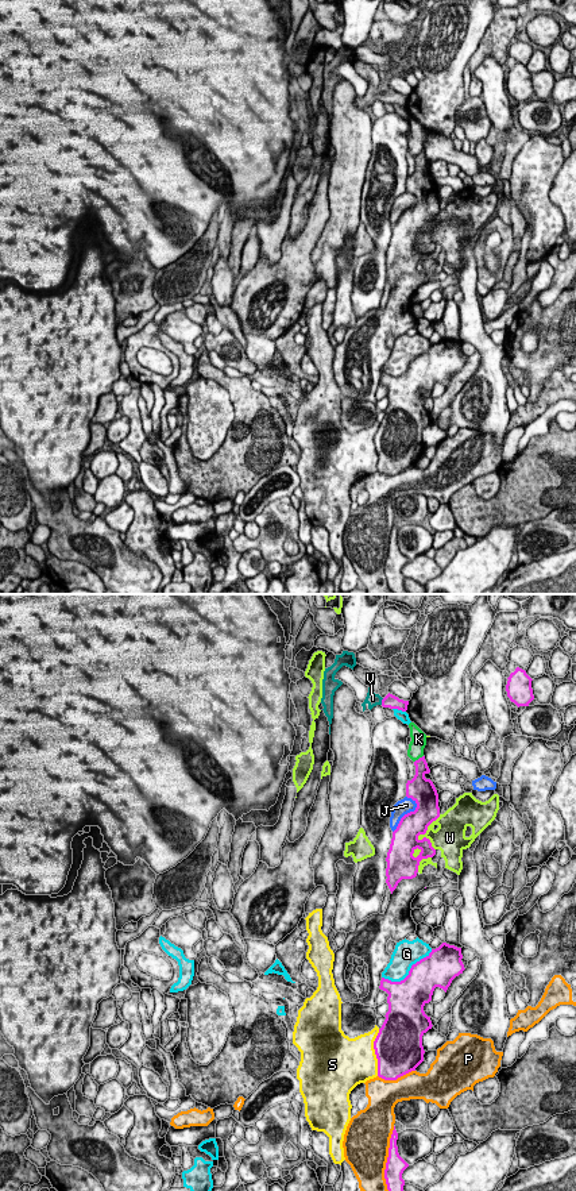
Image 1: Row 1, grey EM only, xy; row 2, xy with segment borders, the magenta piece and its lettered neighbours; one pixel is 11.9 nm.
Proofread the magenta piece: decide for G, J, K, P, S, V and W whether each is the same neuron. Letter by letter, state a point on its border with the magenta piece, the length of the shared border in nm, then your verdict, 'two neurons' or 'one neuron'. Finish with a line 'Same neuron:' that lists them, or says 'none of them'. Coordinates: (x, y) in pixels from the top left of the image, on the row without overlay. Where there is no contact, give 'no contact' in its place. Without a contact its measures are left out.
G: xy (409, 367) | 700 nm | two neurons
J: xy (408, 208) | 480 nm | two neurons
K: xy (420, 153) | 140 nm | two neurons
P: xy (386, 558) | 850 nm | two neurons
S: xy (375, 447) | 550 nm | two neurons
V: xy (382, 96) | 90 nm | one neuron
W: xy (425, 227) | 440 nm | two neurons
Same neuron: V

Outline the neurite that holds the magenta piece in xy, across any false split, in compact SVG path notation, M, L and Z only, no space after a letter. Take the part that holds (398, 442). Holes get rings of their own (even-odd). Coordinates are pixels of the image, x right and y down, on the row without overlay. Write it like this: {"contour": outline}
{"contour": "M442 338L438 343L411 361L409 370L401 377L391 377L382 373L379 383L388 389L388 406L374 436L374 444L378 454L378 471L384 475L397 475L398 473L415 466L424 456L422 431L432 424L430 412L424 406L424 401L432 396L436 382L445 388L452 375L463 369L461 343Z"}

